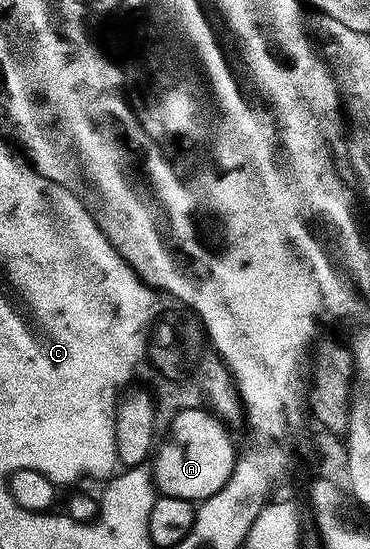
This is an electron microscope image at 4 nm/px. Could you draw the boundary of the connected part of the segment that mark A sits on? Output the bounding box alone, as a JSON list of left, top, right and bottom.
[152,409,238,503]

